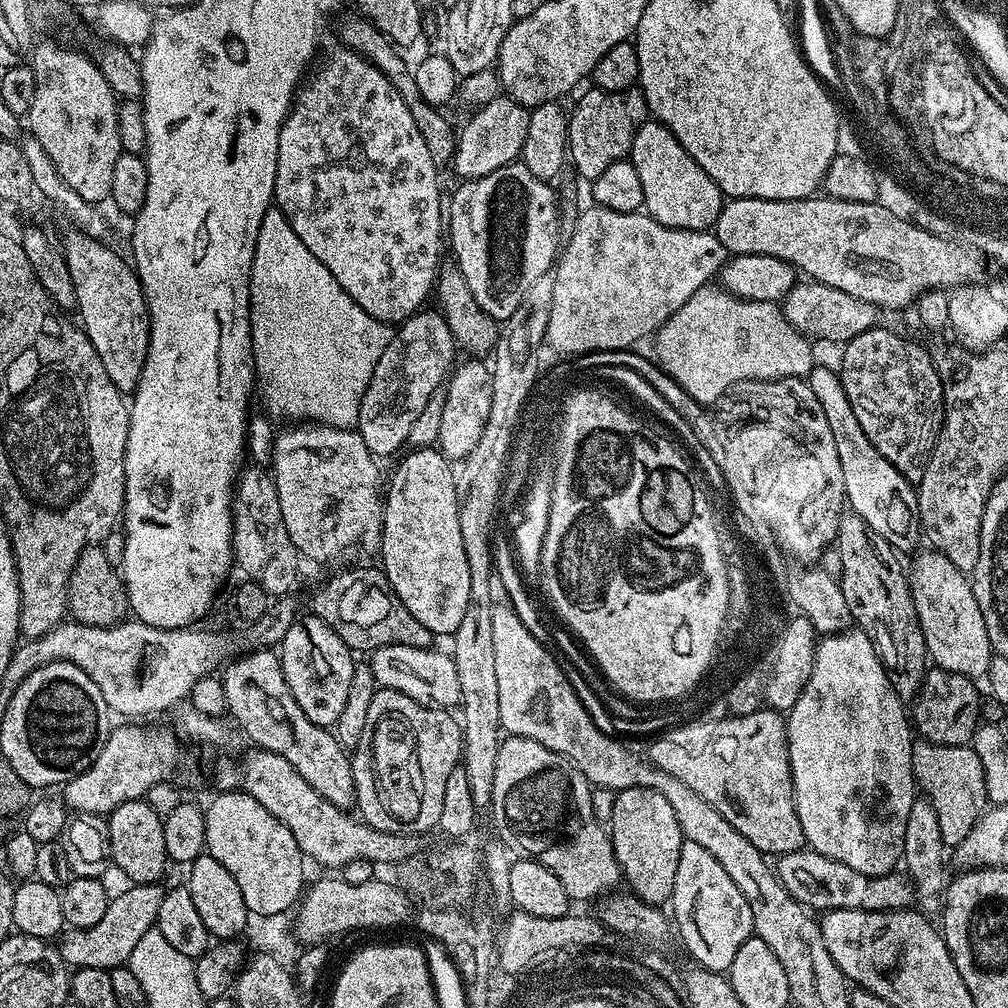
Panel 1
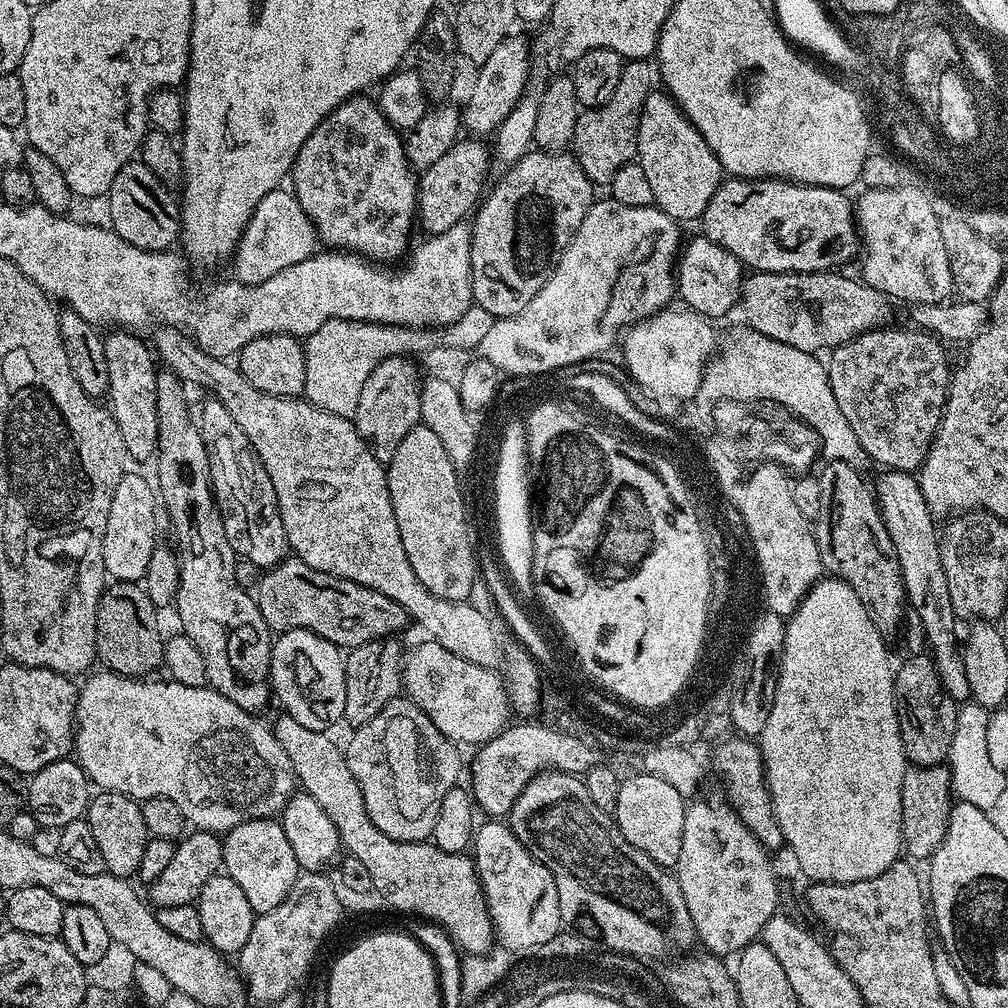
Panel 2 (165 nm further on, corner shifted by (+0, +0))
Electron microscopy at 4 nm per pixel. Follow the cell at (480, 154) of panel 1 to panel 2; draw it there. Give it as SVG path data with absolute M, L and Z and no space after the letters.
M465 138L457 139L455 144L450 146L450 150L446 150L446 154L442 154L442 158L438 158L438 162L434 162L434 166L430 166L425 170L425 172L419 177L418 180L418 191L416 194L416 203L418 205L418 224L419 227L422 229L425 228L425 233L428 234L435 234L437 232L445 232L446 230L450 230L450 226L454 226L455 224L461 223L465 219L464 216L467 214L468 211L471 213L473 209L477 207L481 203L482 197L485 195L486 187L484 188L484 179L488 176L488 167L493 167L494 164L494 156L493 153L490 151L489 145L488 148L483 139L480 138L467 138L468 140L464 140Z

